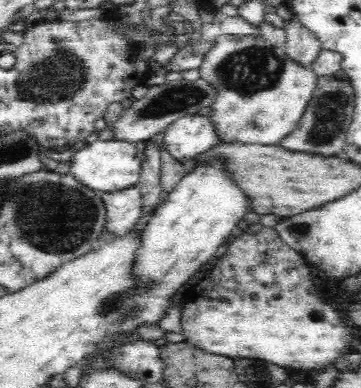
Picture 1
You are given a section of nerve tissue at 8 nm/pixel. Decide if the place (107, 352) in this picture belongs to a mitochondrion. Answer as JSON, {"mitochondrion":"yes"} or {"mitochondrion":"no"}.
{"mitochondrion":"no"}

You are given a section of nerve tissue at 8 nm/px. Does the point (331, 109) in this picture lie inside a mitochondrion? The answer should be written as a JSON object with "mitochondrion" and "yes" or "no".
{"mitochondrion":"yes"}

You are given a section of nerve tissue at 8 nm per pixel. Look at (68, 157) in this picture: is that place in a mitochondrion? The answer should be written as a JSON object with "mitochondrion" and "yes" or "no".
{"mitochondrion":"no"}

